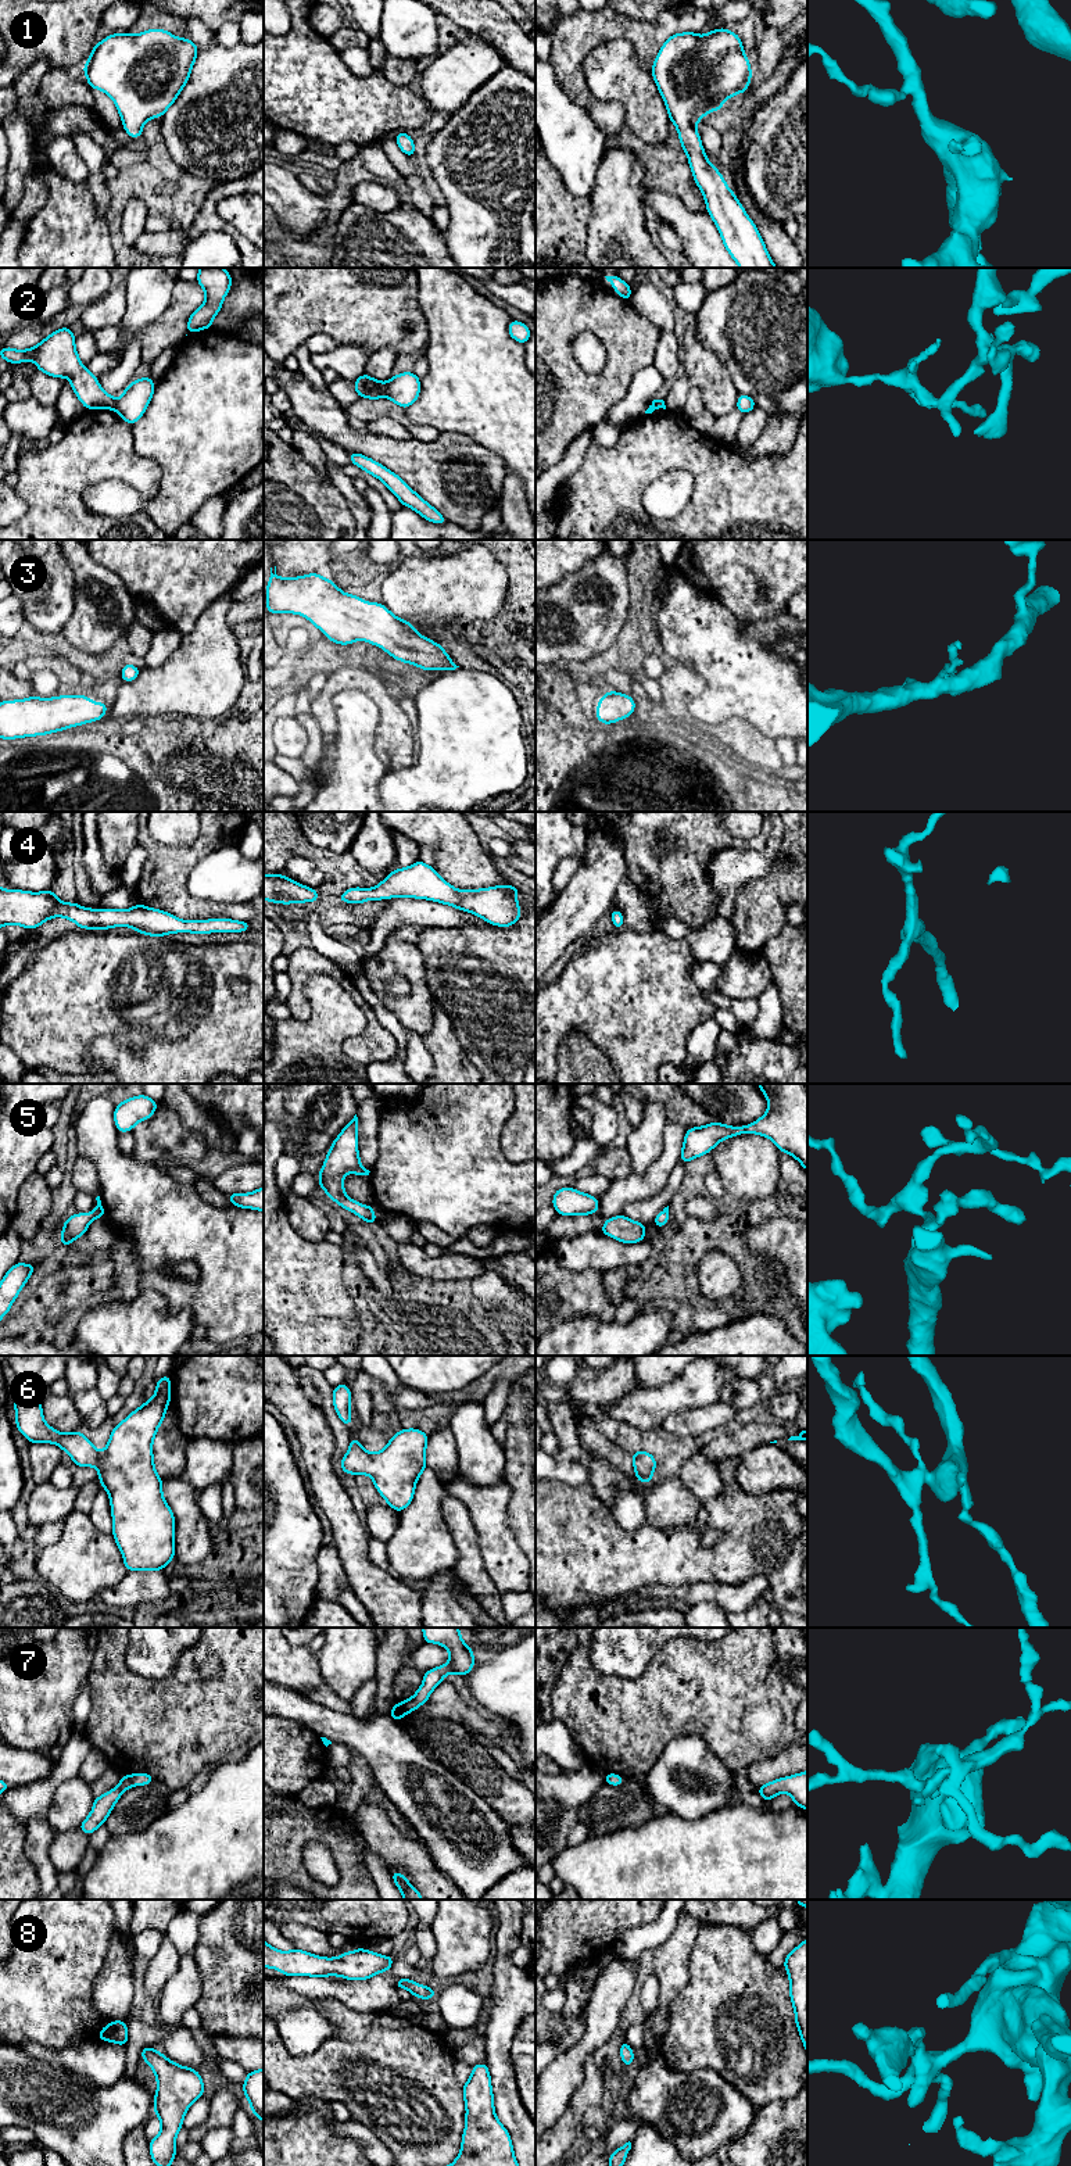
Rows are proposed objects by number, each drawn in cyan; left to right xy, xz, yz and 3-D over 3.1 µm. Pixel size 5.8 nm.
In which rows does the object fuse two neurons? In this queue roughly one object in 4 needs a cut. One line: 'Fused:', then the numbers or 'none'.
Fused: 2

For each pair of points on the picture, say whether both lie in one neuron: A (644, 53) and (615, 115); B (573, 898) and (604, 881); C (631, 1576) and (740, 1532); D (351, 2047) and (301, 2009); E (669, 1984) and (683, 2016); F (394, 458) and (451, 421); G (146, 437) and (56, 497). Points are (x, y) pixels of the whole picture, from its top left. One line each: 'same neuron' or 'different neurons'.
A: same neuron
B: same neuron
C: same neuron
D: different neurons
E: different neurons
F: different neurons
G: different neurons

